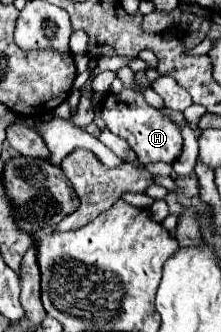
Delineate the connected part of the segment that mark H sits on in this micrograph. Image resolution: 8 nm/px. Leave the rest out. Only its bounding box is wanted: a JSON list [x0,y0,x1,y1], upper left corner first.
[100,71,182,165]

